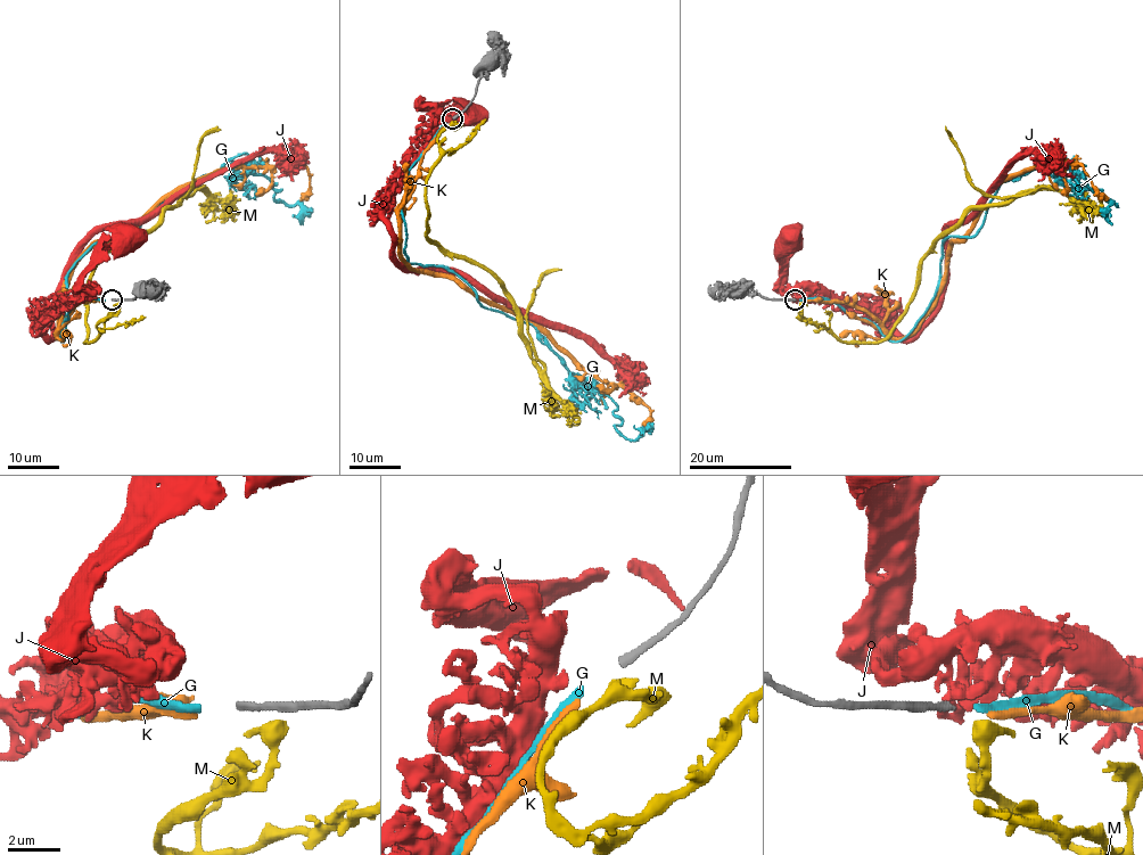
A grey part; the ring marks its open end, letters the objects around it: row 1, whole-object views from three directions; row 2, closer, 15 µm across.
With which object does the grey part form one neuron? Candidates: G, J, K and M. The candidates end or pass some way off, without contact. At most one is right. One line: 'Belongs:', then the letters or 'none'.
Belongs: G

